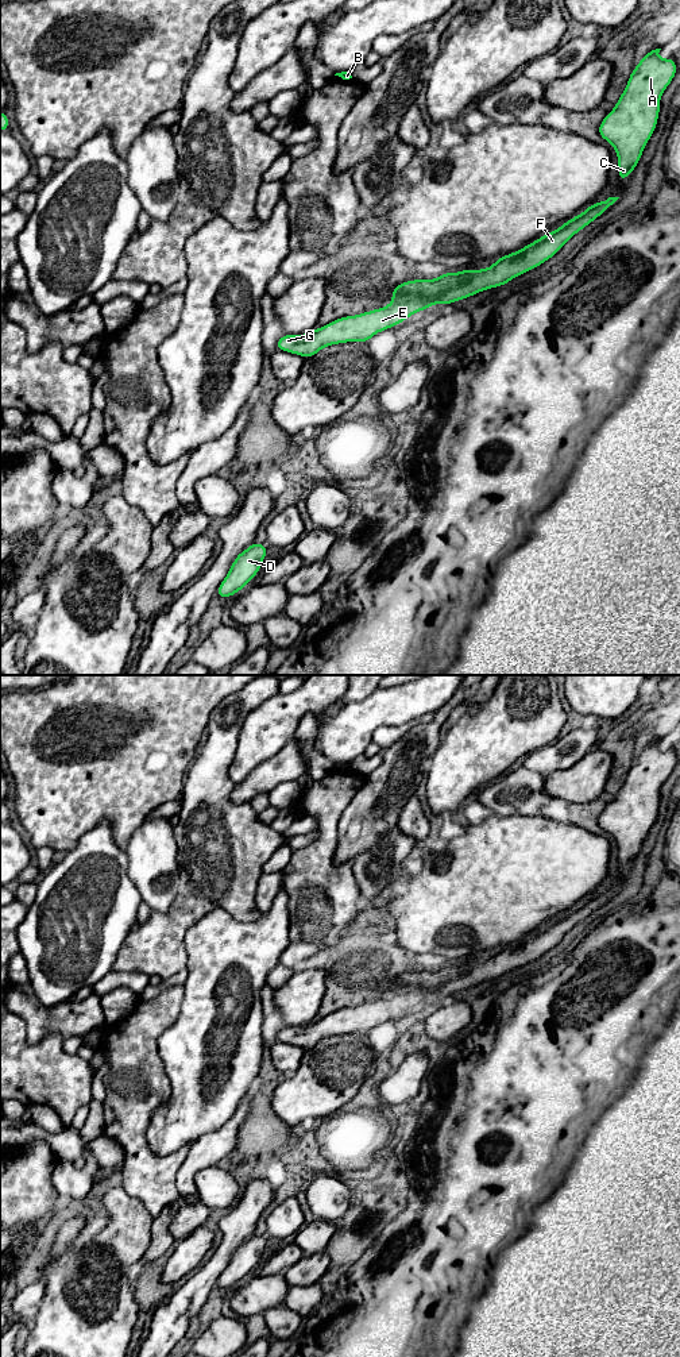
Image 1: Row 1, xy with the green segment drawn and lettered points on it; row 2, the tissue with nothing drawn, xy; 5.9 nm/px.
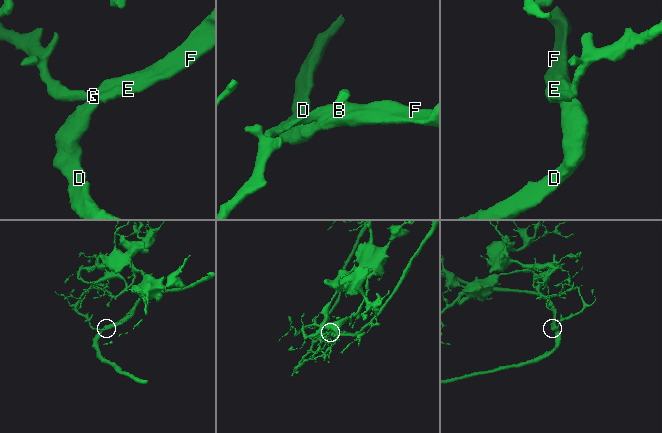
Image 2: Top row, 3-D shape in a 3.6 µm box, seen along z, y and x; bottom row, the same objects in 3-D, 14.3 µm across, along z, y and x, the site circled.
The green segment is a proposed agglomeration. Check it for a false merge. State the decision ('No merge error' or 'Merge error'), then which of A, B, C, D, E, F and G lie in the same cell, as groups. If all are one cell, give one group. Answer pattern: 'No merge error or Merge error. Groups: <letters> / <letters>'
No merge error. Groups: A B C D E F G

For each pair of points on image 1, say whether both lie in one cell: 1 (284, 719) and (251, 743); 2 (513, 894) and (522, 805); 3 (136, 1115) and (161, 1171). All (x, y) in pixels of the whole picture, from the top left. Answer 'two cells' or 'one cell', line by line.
1: one cell
2: two cells
3: one cell

